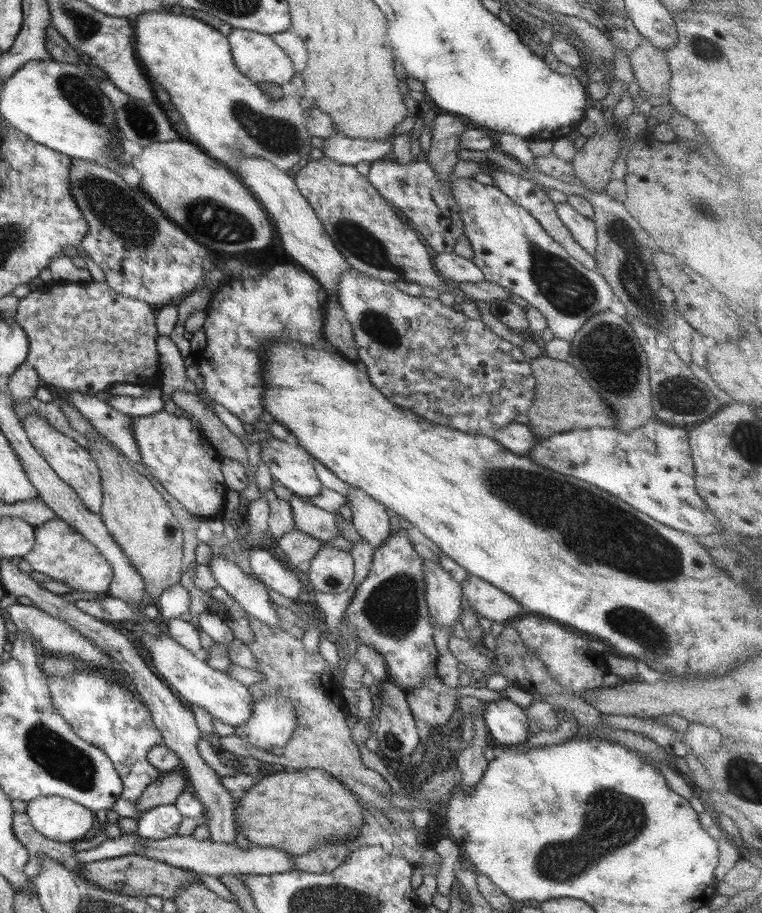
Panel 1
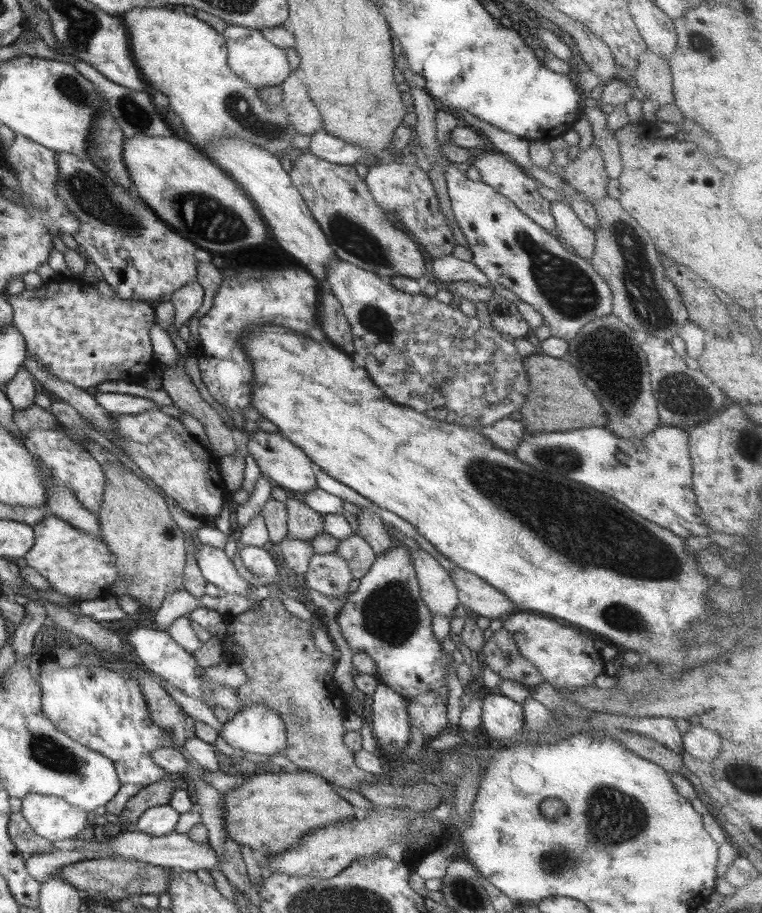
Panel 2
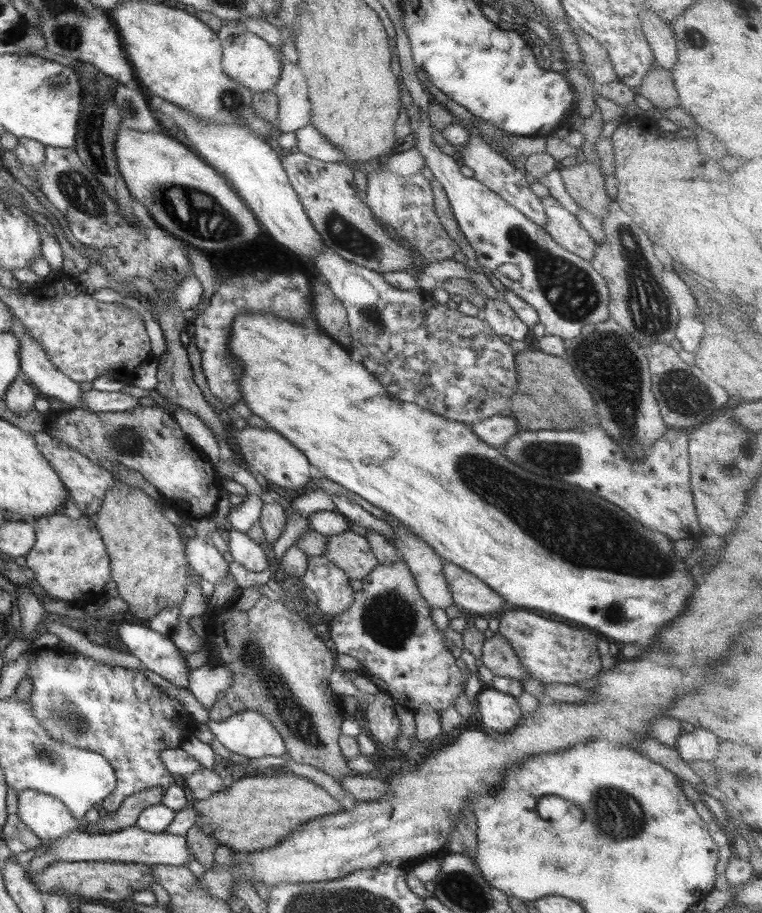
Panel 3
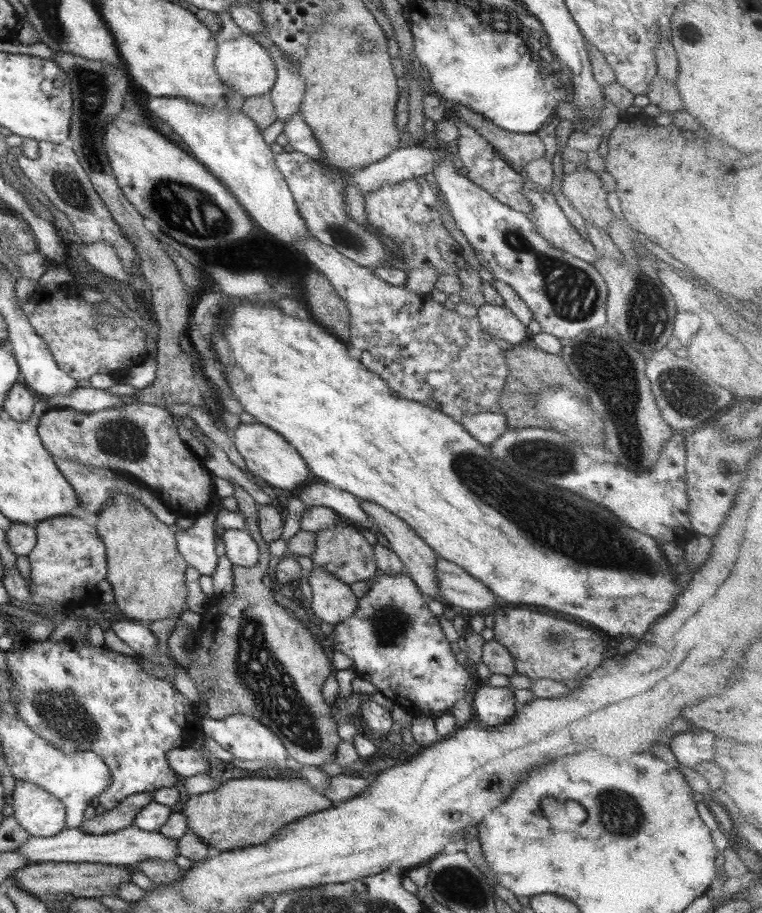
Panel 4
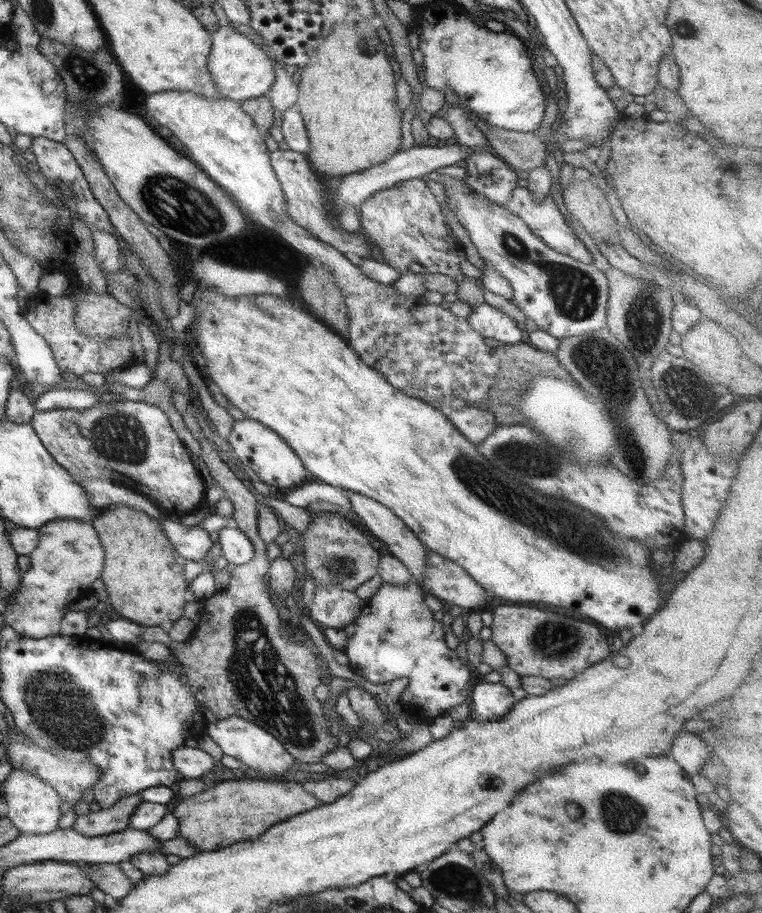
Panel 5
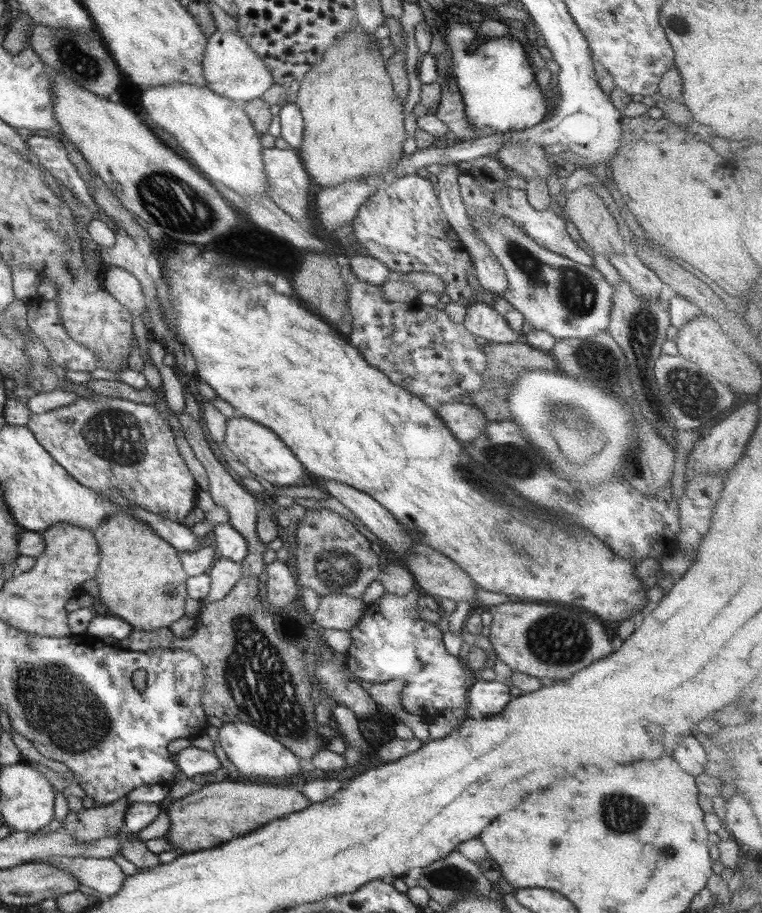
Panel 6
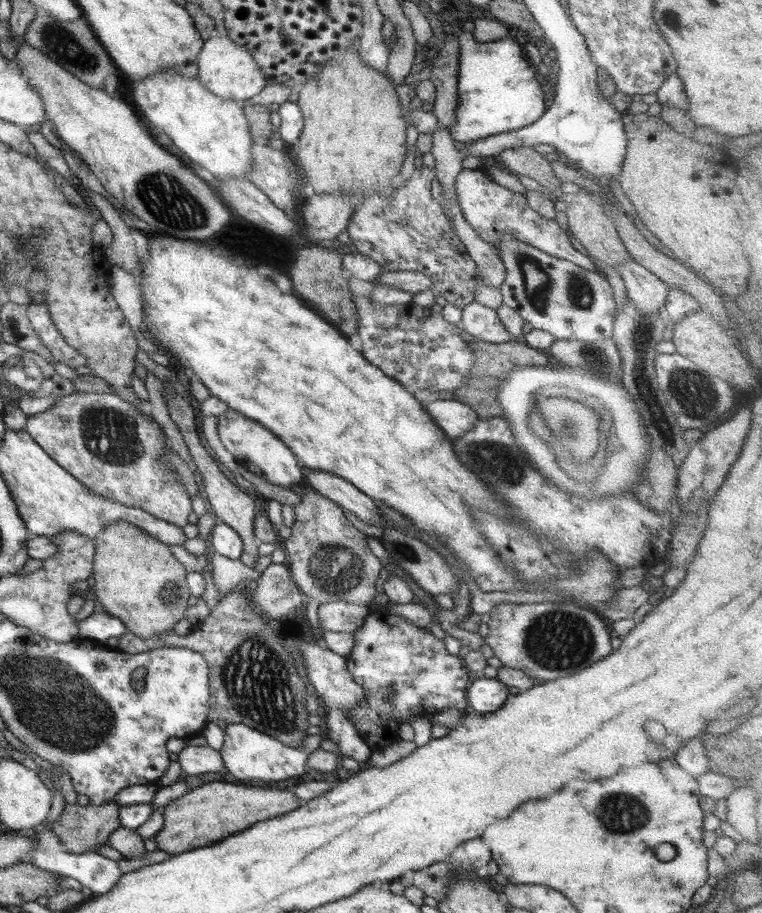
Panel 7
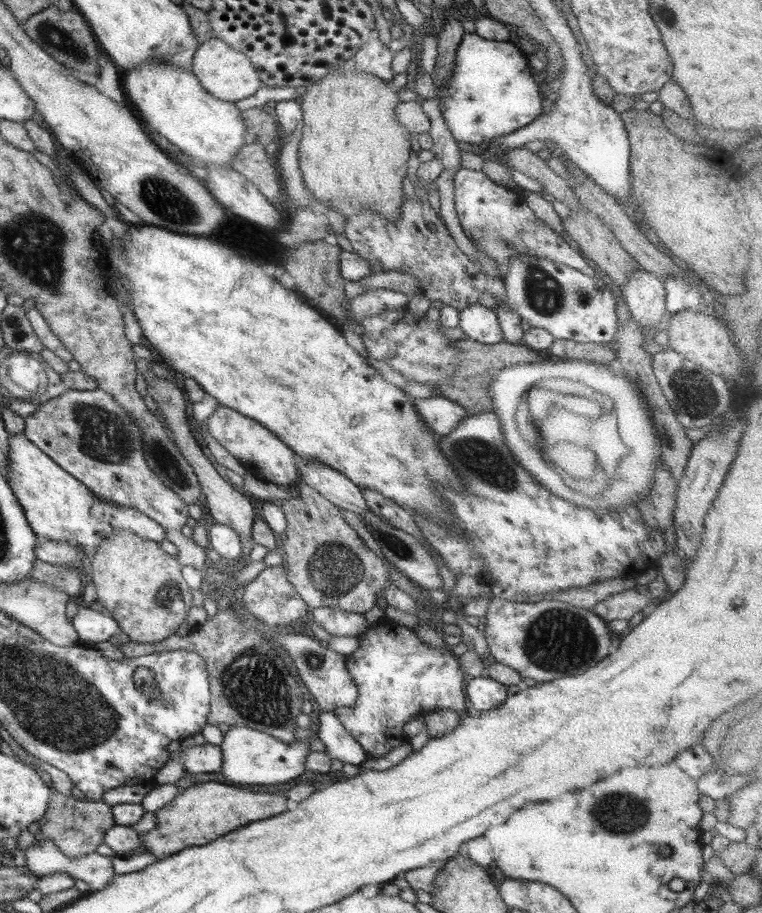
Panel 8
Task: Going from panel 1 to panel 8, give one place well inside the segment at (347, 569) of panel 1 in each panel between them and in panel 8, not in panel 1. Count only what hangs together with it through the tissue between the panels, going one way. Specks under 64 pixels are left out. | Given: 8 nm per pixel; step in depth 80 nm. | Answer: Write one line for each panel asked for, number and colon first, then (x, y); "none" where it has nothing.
2: (329, 574)
3: (334, 595)
4: (332, 601)
5: (334, 607)
6: (336, 611)
7: (339, 616)
8: (337, 622)

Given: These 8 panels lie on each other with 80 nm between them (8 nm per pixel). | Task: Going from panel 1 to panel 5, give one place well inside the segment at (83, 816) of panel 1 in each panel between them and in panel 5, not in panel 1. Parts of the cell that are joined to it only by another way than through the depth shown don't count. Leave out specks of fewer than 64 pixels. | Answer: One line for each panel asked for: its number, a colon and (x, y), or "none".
2: (52, 818)
3: (47, 817)
4: (39, 812)
5: (33, 806)

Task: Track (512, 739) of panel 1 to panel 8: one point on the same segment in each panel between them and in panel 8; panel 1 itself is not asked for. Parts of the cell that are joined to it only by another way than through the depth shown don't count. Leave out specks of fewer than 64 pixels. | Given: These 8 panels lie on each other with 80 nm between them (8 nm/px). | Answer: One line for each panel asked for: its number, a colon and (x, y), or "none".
2: (501, 717)
3: (498, 712)
4: (493, 706)
5: (491, 701)
6: (488, 697)
7: (485, 695)
8: (484, 693)

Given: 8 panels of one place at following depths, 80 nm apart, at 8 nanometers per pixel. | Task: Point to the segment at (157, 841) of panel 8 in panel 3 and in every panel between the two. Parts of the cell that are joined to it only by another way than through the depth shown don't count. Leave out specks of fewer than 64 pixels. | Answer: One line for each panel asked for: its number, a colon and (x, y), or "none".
3: (256, 812)
4: (243, 812)
5: (231, 811)
6: (213, 815)
7: (207, 814)

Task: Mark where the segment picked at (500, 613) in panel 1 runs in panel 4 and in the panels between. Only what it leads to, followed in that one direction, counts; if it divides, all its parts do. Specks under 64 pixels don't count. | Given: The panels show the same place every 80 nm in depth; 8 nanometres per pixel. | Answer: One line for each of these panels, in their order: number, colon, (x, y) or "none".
2: (476, 595)
3: (470, 594)
4: (459, 589)

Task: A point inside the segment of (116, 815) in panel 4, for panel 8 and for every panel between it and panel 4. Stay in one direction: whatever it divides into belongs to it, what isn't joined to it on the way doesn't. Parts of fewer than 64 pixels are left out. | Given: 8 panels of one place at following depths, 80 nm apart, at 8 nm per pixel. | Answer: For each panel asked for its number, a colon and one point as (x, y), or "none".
5: (116, 818)
6: (85, 825)
7: (80, 829)
8: (76, 826)

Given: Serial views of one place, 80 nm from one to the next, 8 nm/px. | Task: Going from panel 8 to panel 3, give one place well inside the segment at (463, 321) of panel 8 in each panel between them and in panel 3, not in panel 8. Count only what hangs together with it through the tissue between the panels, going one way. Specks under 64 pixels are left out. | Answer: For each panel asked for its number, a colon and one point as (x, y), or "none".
3: (503, 321)
4: (500, 322)
5: (488, 321)
6: (482, 320)
7: (483, 323)

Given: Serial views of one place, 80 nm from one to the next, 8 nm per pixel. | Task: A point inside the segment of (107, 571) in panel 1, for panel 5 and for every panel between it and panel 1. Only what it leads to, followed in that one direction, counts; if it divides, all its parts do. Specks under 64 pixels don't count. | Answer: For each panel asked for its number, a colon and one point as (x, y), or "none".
2: (78, 564)
3: (70, 561)
4: (68, 561)
5: (69, 557)

